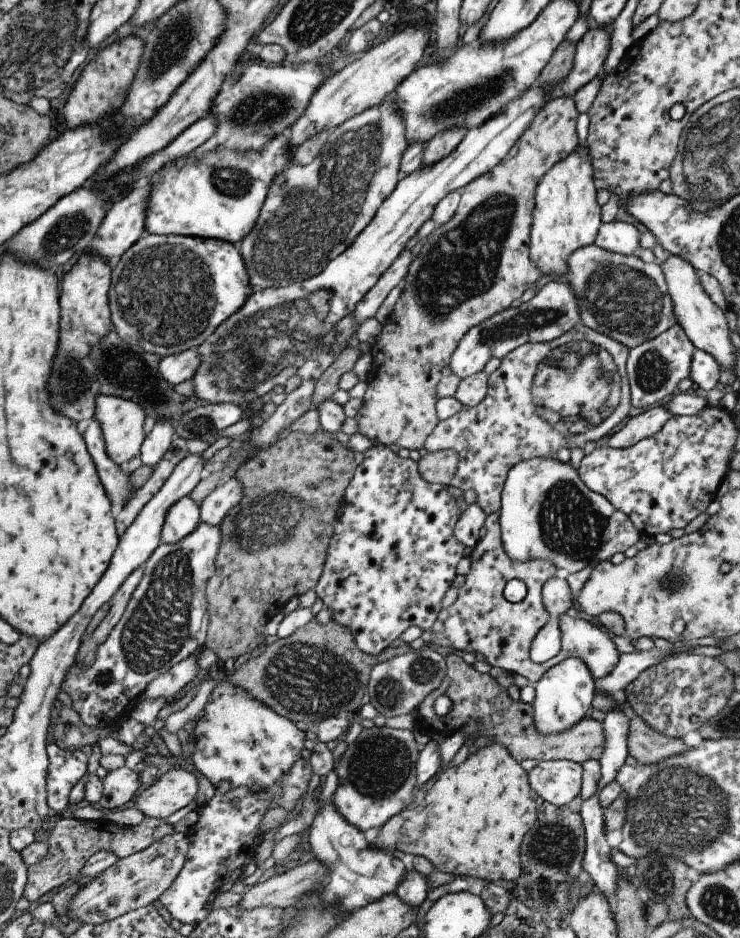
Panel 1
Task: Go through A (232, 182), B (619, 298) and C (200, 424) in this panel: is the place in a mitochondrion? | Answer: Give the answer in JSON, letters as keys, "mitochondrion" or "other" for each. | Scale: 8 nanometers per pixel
{"A":"mitochondrion","B":"mitochondrion","C":"mitochondrion"}

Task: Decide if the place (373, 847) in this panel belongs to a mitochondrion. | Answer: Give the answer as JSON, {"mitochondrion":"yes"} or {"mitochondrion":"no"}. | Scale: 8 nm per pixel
{"mitochondrion":"no"}

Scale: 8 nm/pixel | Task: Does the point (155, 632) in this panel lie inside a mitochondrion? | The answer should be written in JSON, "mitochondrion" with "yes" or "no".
{"mitochondrion":"yes"}

